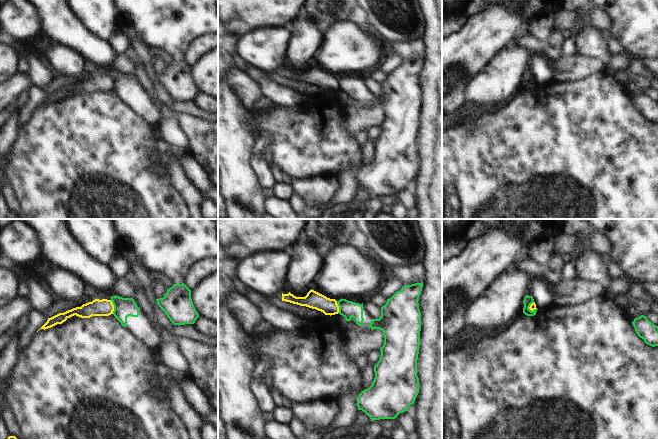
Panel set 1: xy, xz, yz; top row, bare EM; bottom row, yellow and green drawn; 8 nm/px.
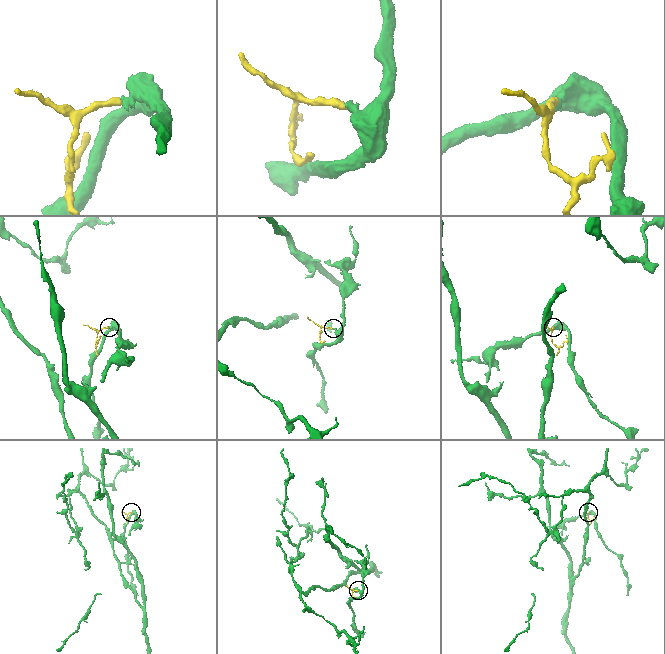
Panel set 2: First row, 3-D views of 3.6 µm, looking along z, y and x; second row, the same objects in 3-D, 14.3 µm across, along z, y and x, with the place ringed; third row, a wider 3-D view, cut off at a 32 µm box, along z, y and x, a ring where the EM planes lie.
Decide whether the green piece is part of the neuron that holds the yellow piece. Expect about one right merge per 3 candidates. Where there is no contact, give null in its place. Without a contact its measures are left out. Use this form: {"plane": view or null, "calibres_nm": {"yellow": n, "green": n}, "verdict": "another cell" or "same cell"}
{"plane": "xy", "calibres_nm": {"yellow": 140, "green": 160}, "verdict": "another cell"}

